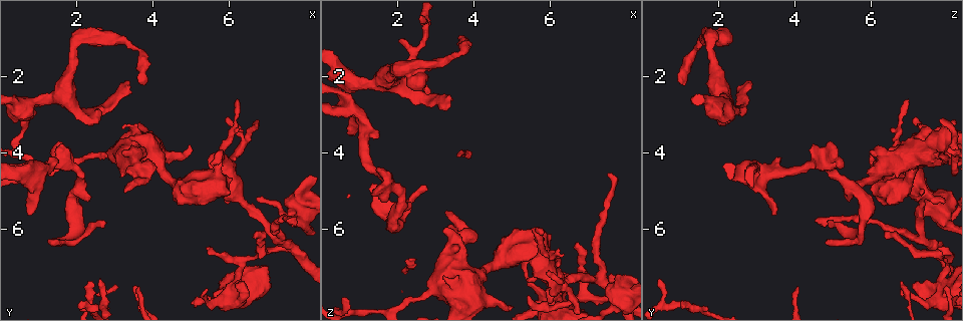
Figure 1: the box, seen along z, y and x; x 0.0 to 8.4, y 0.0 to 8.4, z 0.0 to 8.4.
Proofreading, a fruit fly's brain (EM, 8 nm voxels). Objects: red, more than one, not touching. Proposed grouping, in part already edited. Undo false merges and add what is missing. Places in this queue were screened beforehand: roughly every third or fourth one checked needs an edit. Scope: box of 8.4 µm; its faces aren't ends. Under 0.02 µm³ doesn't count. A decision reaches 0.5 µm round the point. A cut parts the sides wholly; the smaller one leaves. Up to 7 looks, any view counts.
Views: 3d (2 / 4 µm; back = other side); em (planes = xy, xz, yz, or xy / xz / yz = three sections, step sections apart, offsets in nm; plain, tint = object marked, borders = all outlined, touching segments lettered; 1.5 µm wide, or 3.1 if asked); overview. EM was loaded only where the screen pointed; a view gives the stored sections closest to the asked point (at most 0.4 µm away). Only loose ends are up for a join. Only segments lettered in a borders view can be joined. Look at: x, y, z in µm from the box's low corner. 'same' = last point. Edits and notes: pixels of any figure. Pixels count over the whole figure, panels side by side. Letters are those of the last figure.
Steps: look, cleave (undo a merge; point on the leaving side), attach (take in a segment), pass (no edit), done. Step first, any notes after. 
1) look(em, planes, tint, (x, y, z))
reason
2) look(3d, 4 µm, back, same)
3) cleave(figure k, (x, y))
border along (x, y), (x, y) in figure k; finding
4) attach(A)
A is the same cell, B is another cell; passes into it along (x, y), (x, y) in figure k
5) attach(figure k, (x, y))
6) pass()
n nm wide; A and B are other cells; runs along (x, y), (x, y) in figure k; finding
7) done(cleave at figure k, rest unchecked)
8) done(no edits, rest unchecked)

look(em, yz, step 4, borders, (3.20, 4.05, 5.95))
branch stops here

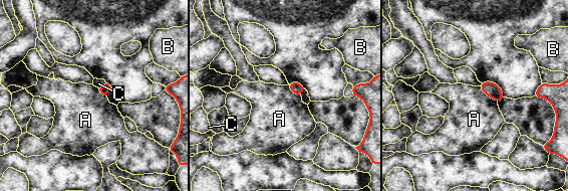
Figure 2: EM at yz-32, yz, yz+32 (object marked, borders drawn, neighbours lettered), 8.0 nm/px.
pass()
A, B and C are other cells; border along (479, 86), (497, 103) in figure 2; no lettered segment goes on from it

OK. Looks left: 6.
look(em, planes, plain, (2.75, 4.05, 7.70))

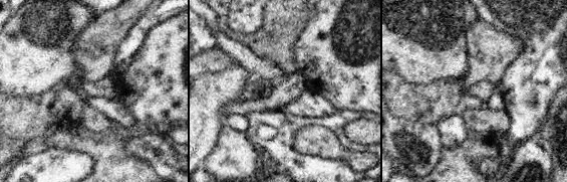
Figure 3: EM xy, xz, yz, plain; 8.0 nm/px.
look(em, planes, tint, same)
where the object lies

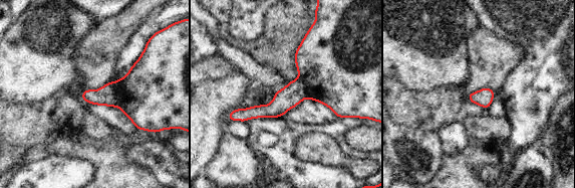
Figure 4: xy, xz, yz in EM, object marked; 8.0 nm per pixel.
look(em, planes, borders, same)

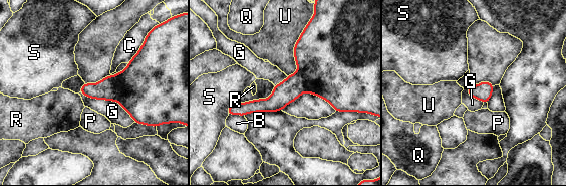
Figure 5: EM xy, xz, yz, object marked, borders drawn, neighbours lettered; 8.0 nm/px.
cleave(figure 5, (103, 89))
140 nm wide; G touches over 500 nm; B, C, G, P, Q, R, S and U are other cells; two neurons meet here

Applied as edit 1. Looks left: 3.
look(overview)
redraw

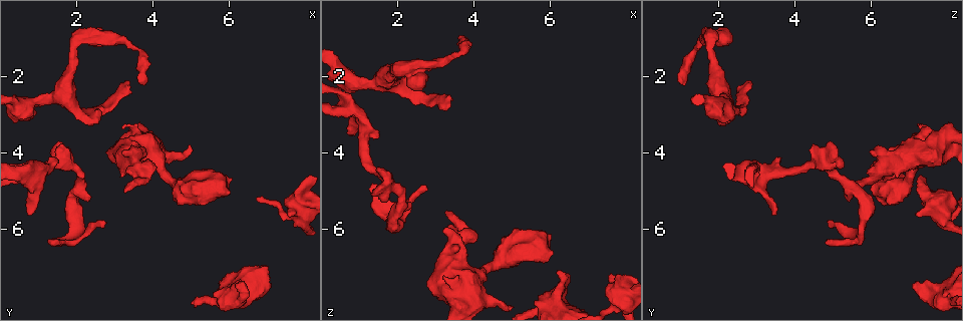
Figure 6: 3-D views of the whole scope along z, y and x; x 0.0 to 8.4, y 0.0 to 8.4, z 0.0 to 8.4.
look(em, yz, step 4, tint, (1.55, 2.55, 2.10))
branch point

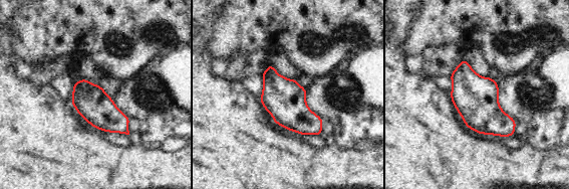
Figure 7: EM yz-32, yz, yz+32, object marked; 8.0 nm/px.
look(em, planes, borders, same)

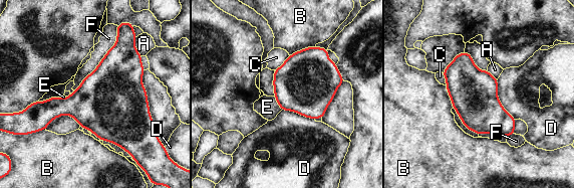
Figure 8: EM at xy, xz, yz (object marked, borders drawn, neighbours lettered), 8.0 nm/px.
pass()
380 nm wide; A, B, C, D, E and F are other cells; one neuron here

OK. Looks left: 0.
done(cleave at figure 5, rest unchecked)

